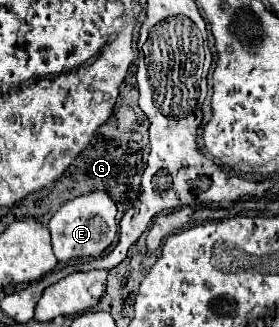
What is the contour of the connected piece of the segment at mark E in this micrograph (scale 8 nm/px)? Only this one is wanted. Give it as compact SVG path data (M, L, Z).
M91 191L87 195L79 195L69 199L49 221L51 243L55 257L63 263L77 257L99 257L117 235L117 203L111 199L107 191Z

